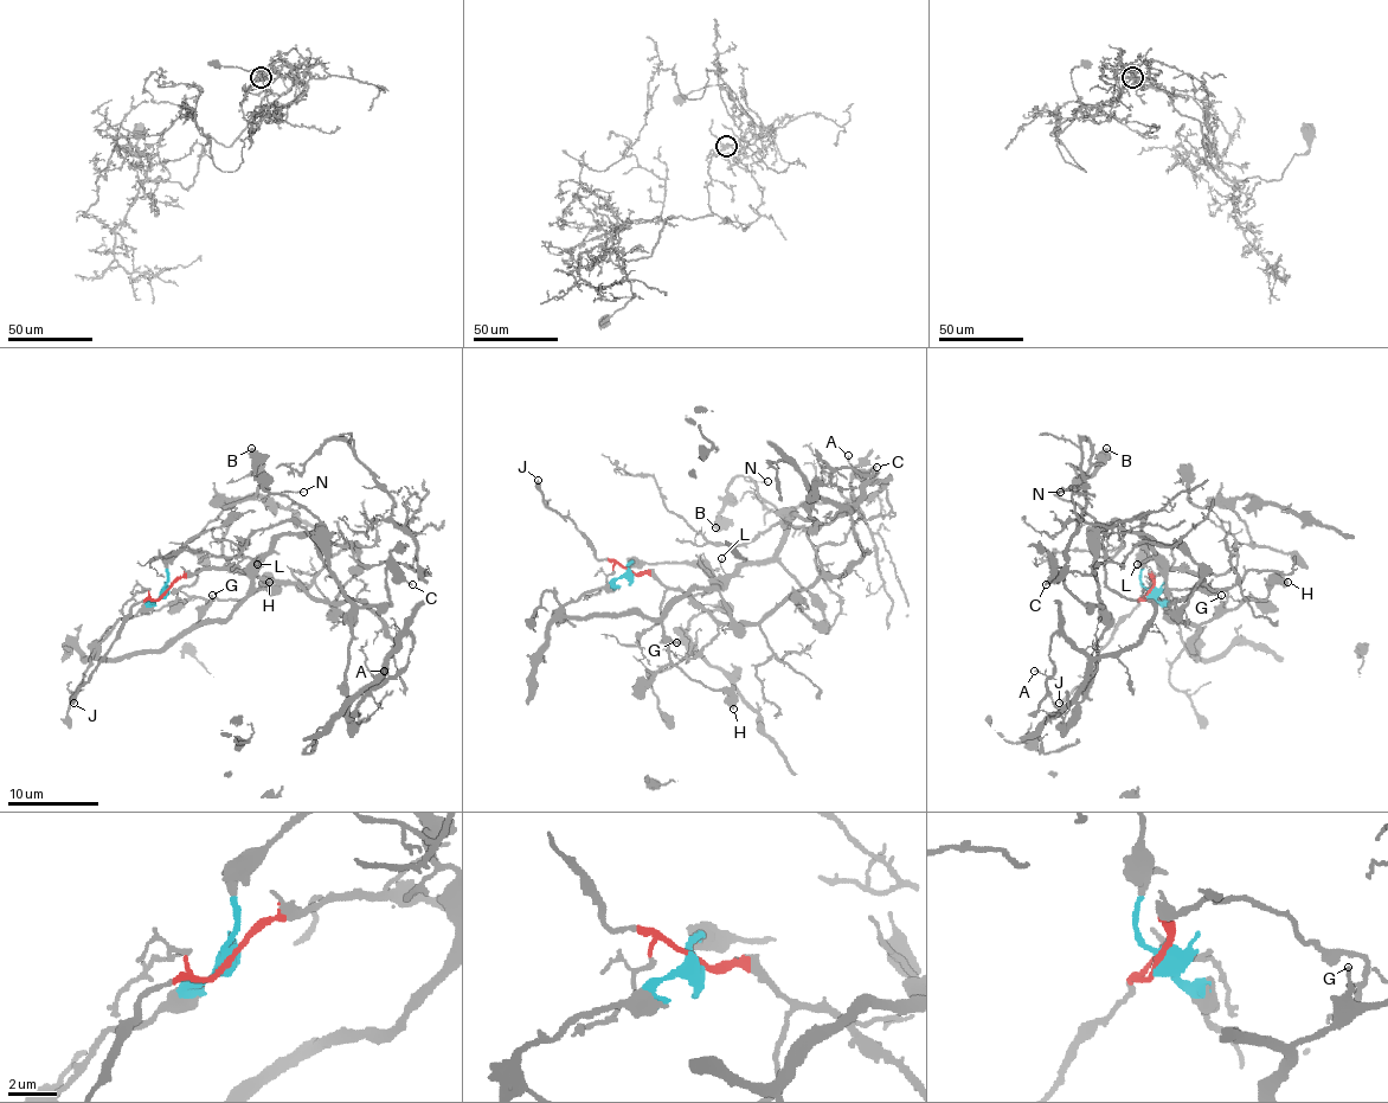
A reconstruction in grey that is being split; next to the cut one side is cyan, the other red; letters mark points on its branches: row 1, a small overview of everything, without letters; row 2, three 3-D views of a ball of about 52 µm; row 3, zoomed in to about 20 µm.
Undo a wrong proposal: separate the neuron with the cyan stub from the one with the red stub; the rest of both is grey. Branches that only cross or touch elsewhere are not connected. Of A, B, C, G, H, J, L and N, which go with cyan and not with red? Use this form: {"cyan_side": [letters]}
{"cyan_side": ["B", "C", "G", "H", "L", "N"]}

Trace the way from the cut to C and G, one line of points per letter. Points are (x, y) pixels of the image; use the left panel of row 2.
C: (165, 592), (101, 655), (222, 622), (283, 536), (319, 526), (358, 605), (390, 603), (387, 568), (412, 585)
G: (165, 592), (122, 617), (98, 645), (101, 655), (126, 658), (165, 651), (190, 628), (212, 595)

